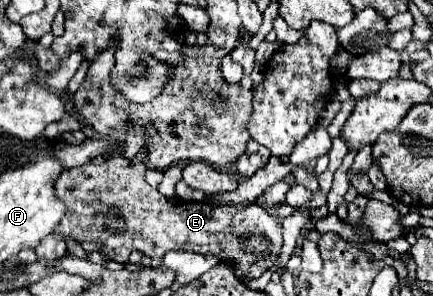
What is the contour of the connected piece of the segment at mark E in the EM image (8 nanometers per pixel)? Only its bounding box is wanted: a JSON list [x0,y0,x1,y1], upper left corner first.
[54,156,282,278]

